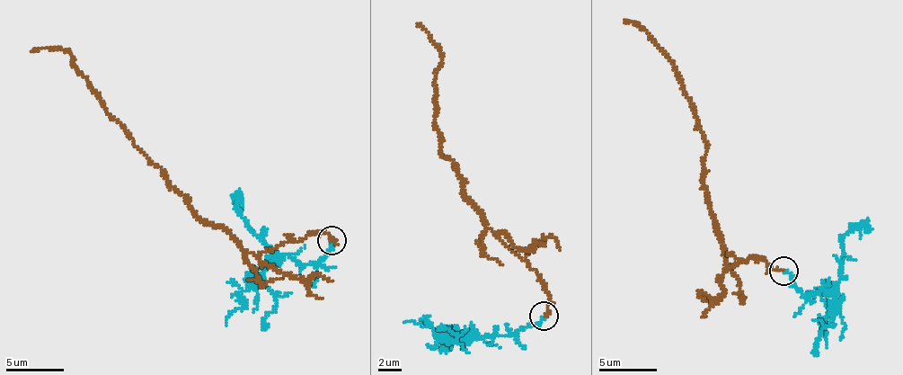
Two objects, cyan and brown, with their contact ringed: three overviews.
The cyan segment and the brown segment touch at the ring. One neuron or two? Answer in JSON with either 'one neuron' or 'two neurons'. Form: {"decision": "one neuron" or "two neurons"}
{"decision": "one neuron"}

